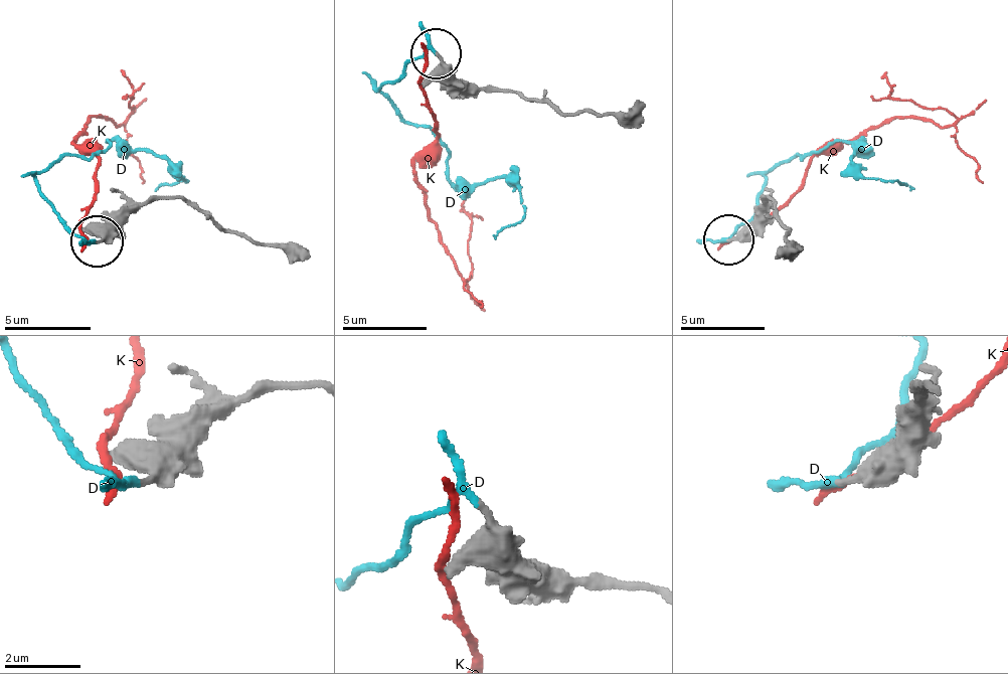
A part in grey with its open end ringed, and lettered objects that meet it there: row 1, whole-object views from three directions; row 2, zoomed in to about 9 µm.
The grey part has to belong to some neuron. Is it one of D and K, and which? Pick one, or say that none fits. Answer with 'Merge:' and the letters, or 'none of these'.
Merge: D

